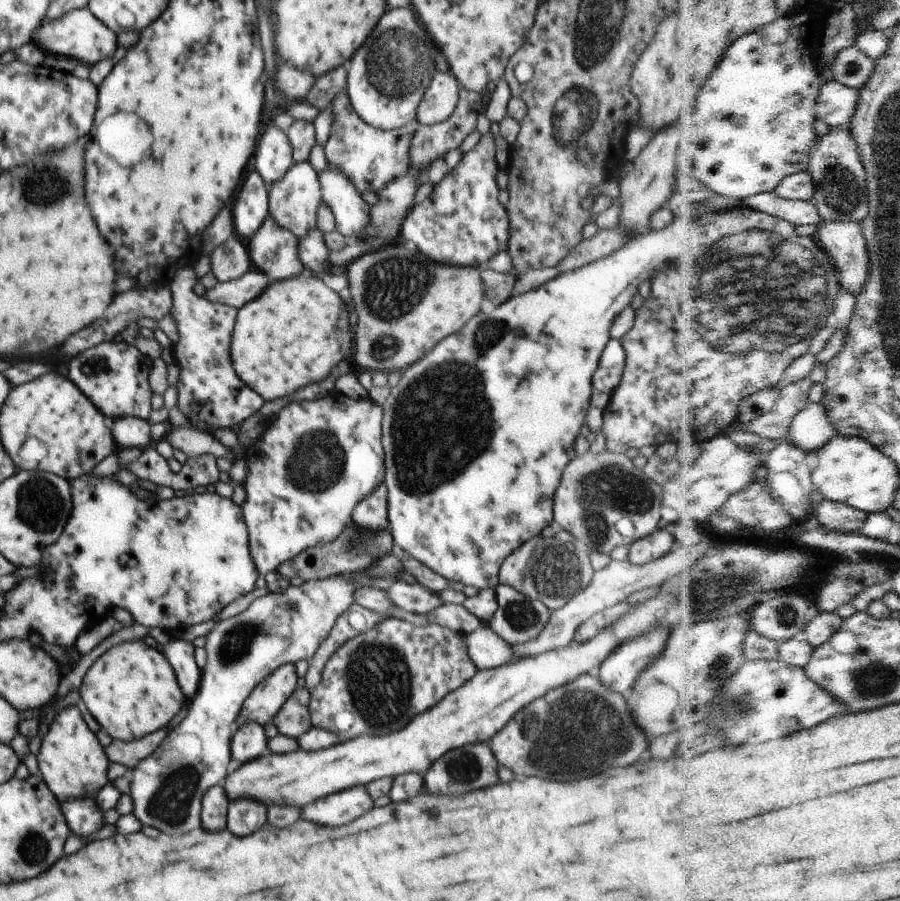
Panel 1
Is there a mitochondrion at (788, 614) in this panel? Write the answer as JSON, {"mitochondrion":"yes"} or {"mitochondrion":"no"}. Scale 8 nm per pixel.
{"mitochondrion":"yes"}

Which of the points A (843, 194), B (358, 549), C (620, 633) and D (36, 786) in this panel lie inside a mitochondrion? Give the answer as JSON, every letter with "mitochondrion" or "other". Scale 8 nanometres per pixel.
{"A":"mitochondrion","B":"mitochondrion","C":"other","D":"other"}

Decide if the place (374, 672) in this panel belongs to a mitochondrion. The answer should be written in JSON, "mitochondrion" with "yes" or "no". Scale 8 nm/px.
{"mitochondrion":"yes"}

